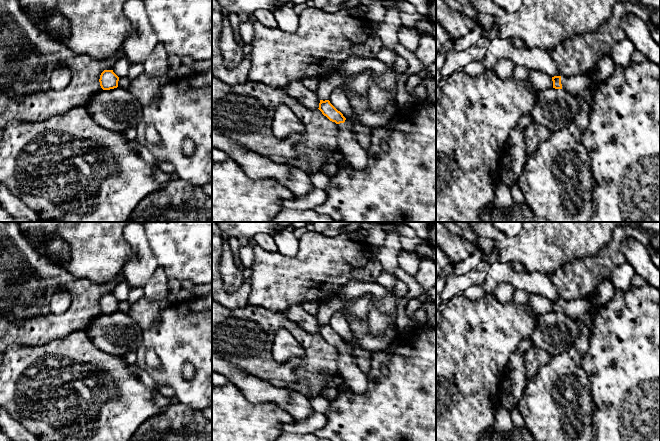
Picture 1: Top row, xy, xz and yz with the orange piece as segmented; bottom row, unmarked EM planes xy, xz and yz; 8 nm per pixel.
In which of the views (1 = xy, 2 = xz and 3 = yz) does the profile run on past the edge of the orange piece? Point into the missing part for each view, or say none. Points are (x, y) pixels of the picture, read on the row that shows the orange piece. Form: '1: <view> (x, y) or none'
1: none
2: xz (351, 150)
3: yz (557, 182)

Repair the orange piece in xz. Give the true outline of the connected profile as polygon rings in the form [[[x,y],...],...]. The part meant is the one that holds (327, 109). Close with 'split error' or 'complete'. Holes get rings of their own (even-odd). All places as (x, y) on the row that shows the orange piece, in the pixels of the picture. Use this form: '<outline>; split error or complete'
[[[320,100],[318,108],[324,116],[330,121],[335,122],[339,128],[339,150],[341,151],[345,160],[347,160],[350,166],[355,170],[363,170],[367,166],[367,150],[363,149],[357,140],[352,135],[352,128],[345,122],[346,118],[338,111],[329,100]]]; split error

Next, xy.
[[[104,70],[100,75],[100,86],[103,90],[110,90],[118,87],[119,77],[113,70]]]; complete

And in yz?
[[[554,76],[552,81],[553,88],[563,89],[578,97],[581,102],[581,109],[570,125],[551,132],[548,139],[539,143],[534,154],[526,155],[523,170],[518,178],[518,185],[525,198],[525,203],[532,211],[533,222],[589,222],[593,213],[594,178],[589,154],[586,149],[581,147],[581,137],[589,124],[592,109],[590,97],[592,95],[593,76]]]; split error

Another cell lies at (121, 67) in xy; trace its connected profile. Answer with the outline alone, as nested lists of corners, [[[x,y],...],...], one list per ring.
[[[126,56],[119,58],[112,70],[118,77],[127,77],[129,73],[130,62]]]

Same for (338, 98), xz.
[[[334,89],[330,94],[329,101],[338,111],[343,114],[345,118],[352,120],[354,123],[357,123],[355,119],[355,112],[344,89]]]

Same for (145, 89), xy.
[[[145,73],[131,80],[129,92],[138,100],[142,107],[160,101],[160,89],[167,85],[171,79],[168,76],[149,77]]]

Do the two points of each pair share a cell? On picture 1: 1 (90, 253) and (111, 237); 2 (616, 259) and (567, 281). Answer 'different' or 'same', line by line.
1: same
2: same

